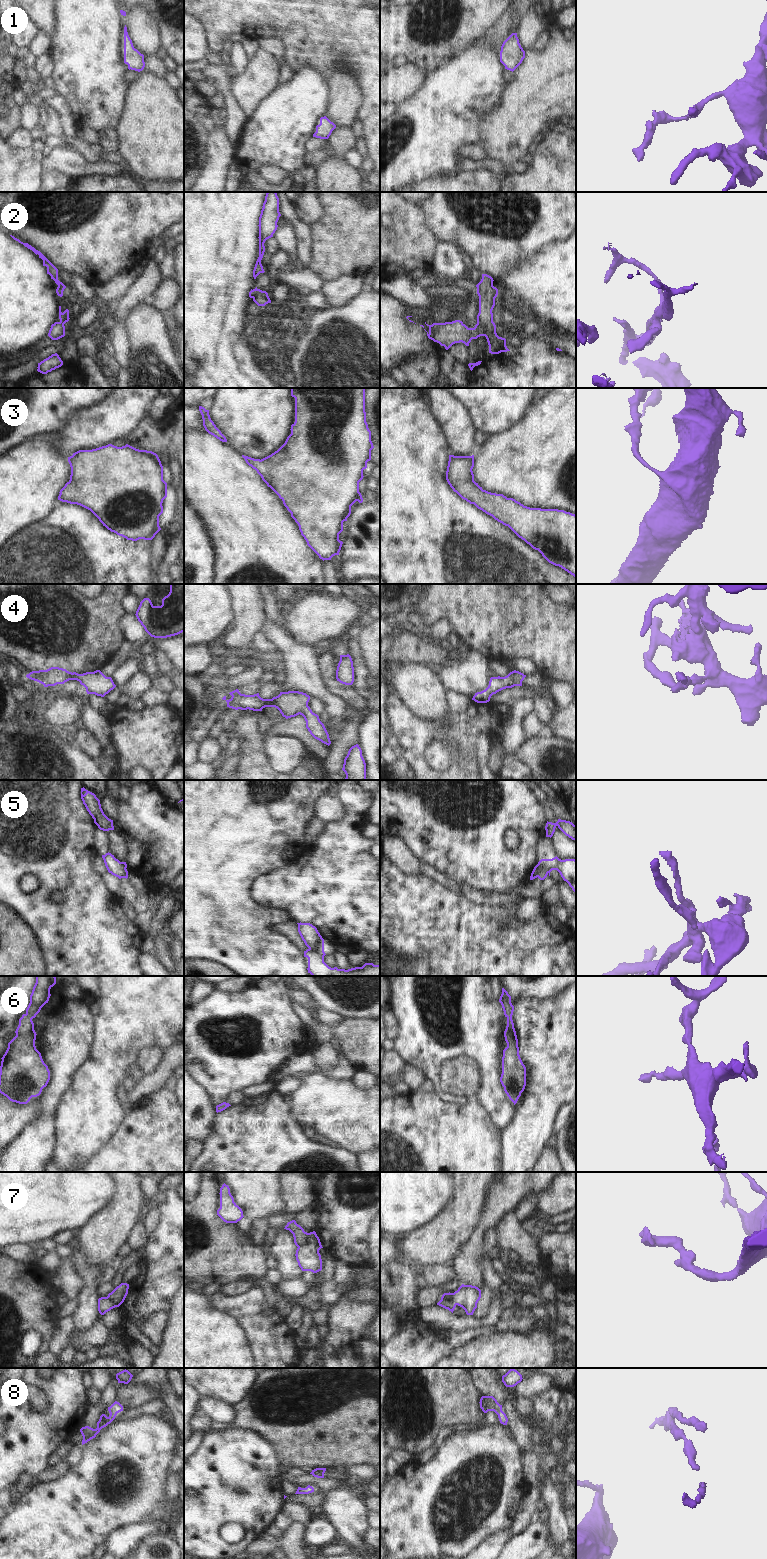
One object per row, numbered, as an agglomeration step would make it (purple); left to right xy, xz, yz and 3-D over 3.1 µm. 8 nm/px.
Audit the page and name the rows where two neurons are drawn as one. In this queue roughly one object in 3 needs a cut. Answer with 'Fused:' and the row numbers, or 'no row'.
Fused: 2, 5, 7

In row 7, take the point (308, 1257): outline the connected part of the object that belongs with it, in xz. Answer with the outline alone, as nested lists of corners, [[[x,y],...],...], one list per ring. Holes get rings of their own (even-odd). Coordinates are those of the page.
[[[316,1232],[307,1233],[306,1242],[296,1250],[296,1260],[302,1271],[317,1273],[322,1270],[319,1250],[323,1248]]]

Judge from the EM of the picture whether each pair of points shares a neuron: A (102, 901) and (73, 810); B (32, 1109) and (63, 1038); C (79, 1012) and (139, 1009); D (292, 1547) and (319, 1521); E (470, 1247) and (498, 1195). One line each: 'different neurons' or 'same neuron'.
A: same neuron
B: different neurons
C: different neurons
D: different neurons
E: same neuron

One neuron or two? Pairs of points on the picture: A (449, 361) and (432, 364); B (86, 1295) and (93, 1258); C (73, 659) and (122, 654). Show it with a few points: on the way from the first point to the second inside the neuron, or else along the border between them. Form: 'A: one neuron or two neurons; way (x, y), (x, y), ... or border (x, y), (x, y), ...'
A: two neurons; border (439, 362), (440, 371)
B: two neurons; border (75, 1248), (88, 1265), (99, 1267)
C: two neurons; border (124, 640), (114, 655), (100, 670)

